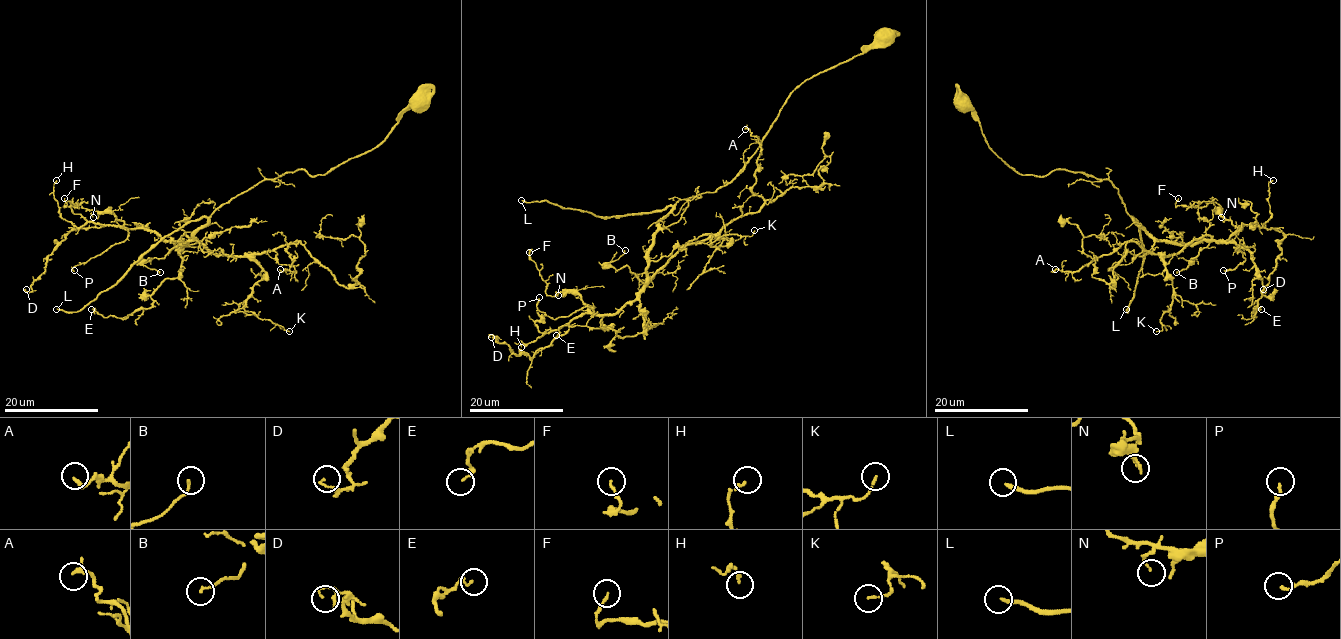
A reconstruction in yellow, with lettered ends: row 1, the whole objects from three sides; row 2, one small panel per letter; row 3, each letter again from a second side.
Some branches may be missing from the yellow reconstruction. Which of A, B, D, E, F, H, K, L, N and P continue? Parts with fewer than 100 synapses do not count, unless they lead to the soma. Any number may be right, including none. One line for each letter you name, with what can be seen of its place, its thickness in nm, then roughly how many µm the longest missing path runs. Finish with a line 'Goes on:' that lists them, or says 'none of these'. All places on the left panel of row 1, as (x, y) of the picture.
L: at (56, 309); 200 nm thick; about 120 µm are missing
Goes on: L

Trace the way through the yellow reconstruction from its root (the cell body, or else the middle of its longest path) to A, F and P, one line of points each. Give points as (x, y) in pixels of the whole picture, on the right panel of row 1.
A: (961, 104), (1020, 174), (1108, 180), (1148, 235), (1211, 237), (1168, 256), (1128, 241), (1075, 271), (1055, 269)
F: (961, 104), (1016, 171), (1108, 180), (1148, 235), (1193, 243), (1240, 229), (1216, 203), (1178, 198)
P: (961, 104), (1016, 171), (1108, 180), (1148, 235), (1193, 243), (1241, 229), (1233, 242), (1245, 260), (1223, 270)

